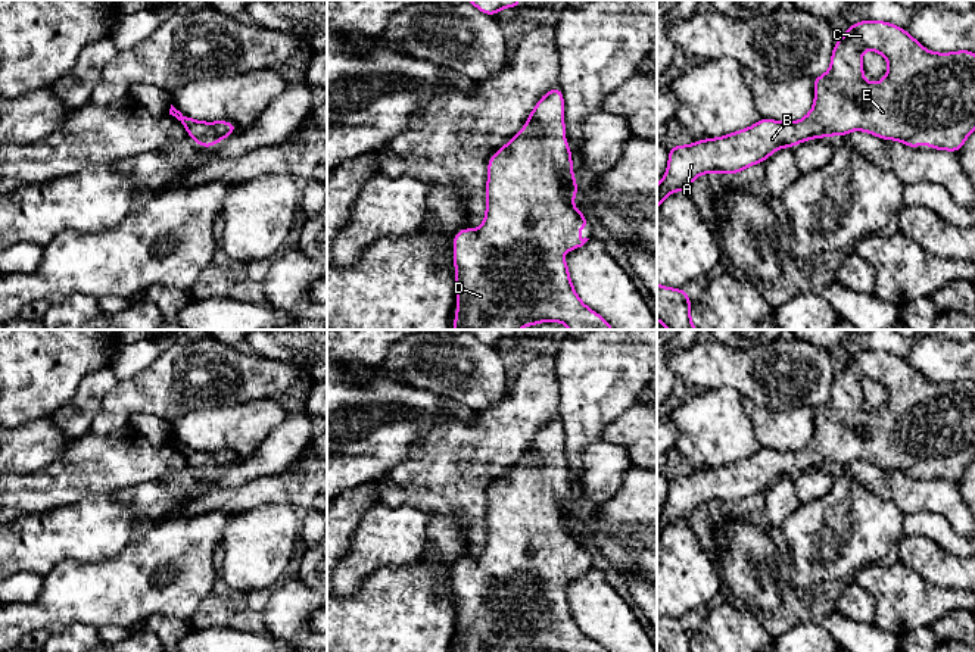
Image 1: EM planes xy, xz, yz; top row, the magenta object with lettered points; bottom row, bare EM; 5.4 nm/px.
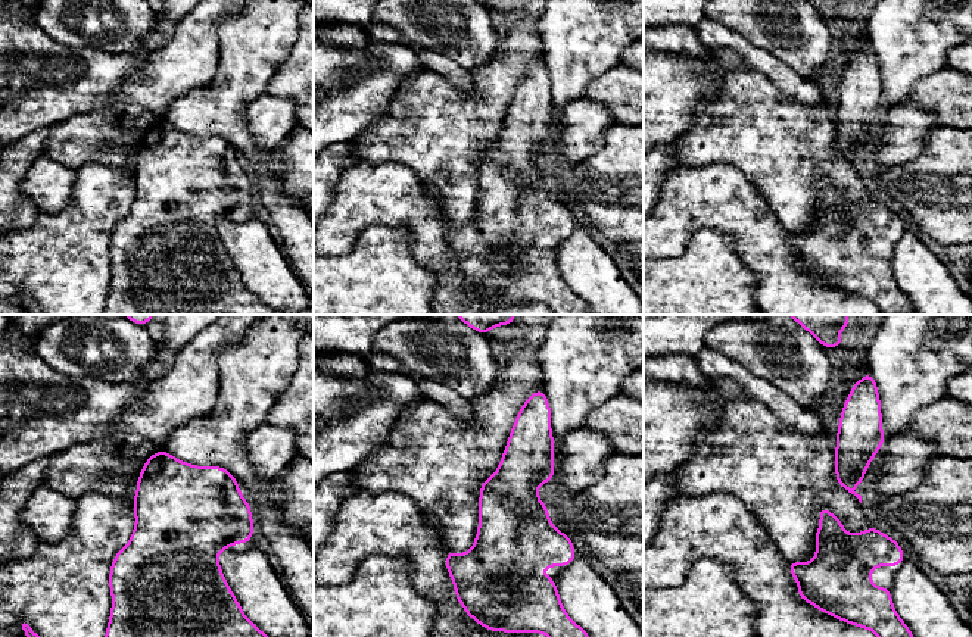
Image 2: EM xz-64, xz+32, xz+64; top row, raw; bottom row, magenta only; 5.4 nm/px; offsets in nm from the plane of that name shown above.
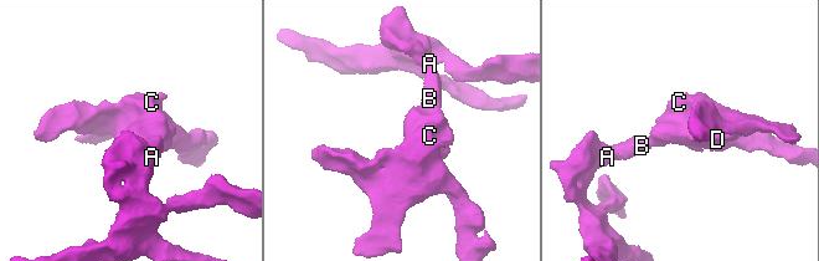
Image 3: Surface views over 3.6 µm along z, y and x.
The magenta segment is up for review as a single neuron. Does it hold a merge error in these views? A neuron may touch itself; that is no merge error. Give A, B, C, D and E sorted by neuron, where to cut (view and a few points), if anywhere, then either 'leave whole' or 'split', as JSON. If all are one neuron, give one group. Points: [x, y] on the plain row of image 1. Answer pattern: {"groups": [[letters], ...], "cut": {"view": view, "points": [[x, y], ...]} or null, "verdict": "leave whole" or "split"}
{"groups": [["A", "B", "C", "D", "E"]], "cut": null, "verdict": "leave whole"}

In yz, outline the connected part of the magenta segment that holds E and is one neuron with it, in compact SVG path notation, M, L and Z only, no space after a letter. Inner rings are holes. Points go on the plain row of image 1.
M859 350L850 355L832 378L831 399L813 408L813 415L814 434L797 452L761 447L750 458L669 478L669 495L663 511L657 515L657 539L670 522L688 521L697 506L704 502L738 503L764 492L782 477L795 477L812 468L841 467L860 459L882 469L901 471L913 478L928 474L934 480L957 483L975 459L975 383L971 380L928 381L903 356L884 350ZM865 378L881 383L888 391L888 402L879 414L863 408L862 381Z

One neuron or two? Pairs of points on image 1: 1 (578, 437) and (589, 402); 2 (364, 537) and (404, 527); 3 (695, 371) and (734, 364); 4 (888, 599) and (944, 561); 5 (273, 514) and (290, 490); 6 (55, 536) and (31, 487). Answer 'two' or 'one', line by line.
1: one
2: one
3: one
4: two
5: two
6: two

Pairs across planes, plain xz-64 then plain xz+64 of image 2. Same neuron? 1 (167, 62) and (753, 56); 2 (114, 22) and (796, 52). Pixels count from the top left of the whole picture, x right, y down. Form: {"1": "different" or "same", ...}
{"1": "different", "2": "same"}

